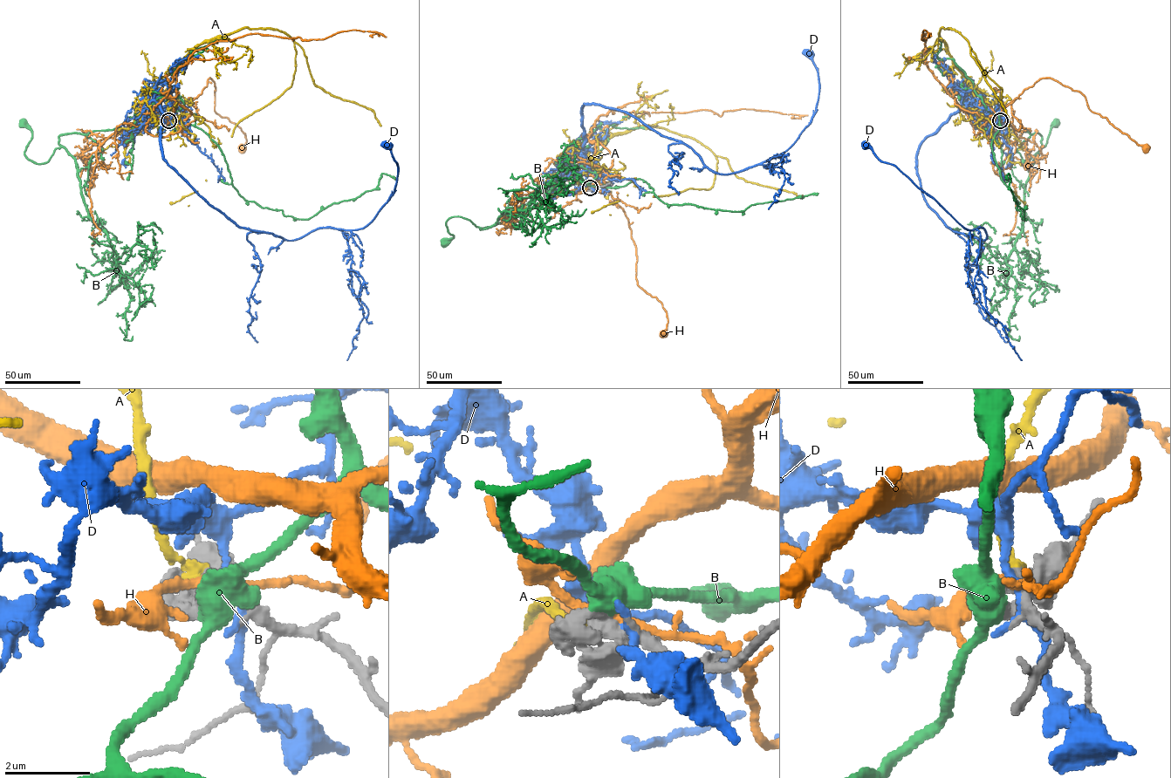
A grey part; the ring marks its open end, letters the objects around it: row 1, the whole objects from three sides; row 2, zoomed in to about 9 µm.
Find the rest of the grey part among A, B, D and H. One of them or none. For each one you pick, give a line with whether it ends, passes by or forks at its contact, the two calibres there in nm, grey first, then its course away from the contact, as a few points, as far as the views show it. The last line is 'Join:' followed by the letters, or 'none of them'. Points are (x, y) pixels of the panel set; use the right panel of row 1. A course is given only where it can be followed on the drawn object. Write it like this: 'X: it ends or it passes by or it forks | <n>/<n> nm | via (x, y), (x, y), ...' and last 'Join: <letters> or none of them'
A: it ends | 360/220 nm | via (1000, 121), (1003, 110), (984, 100), (954, 64), (939, 37), (942, 27), (968, 42), (1008, 126)
Join: A

